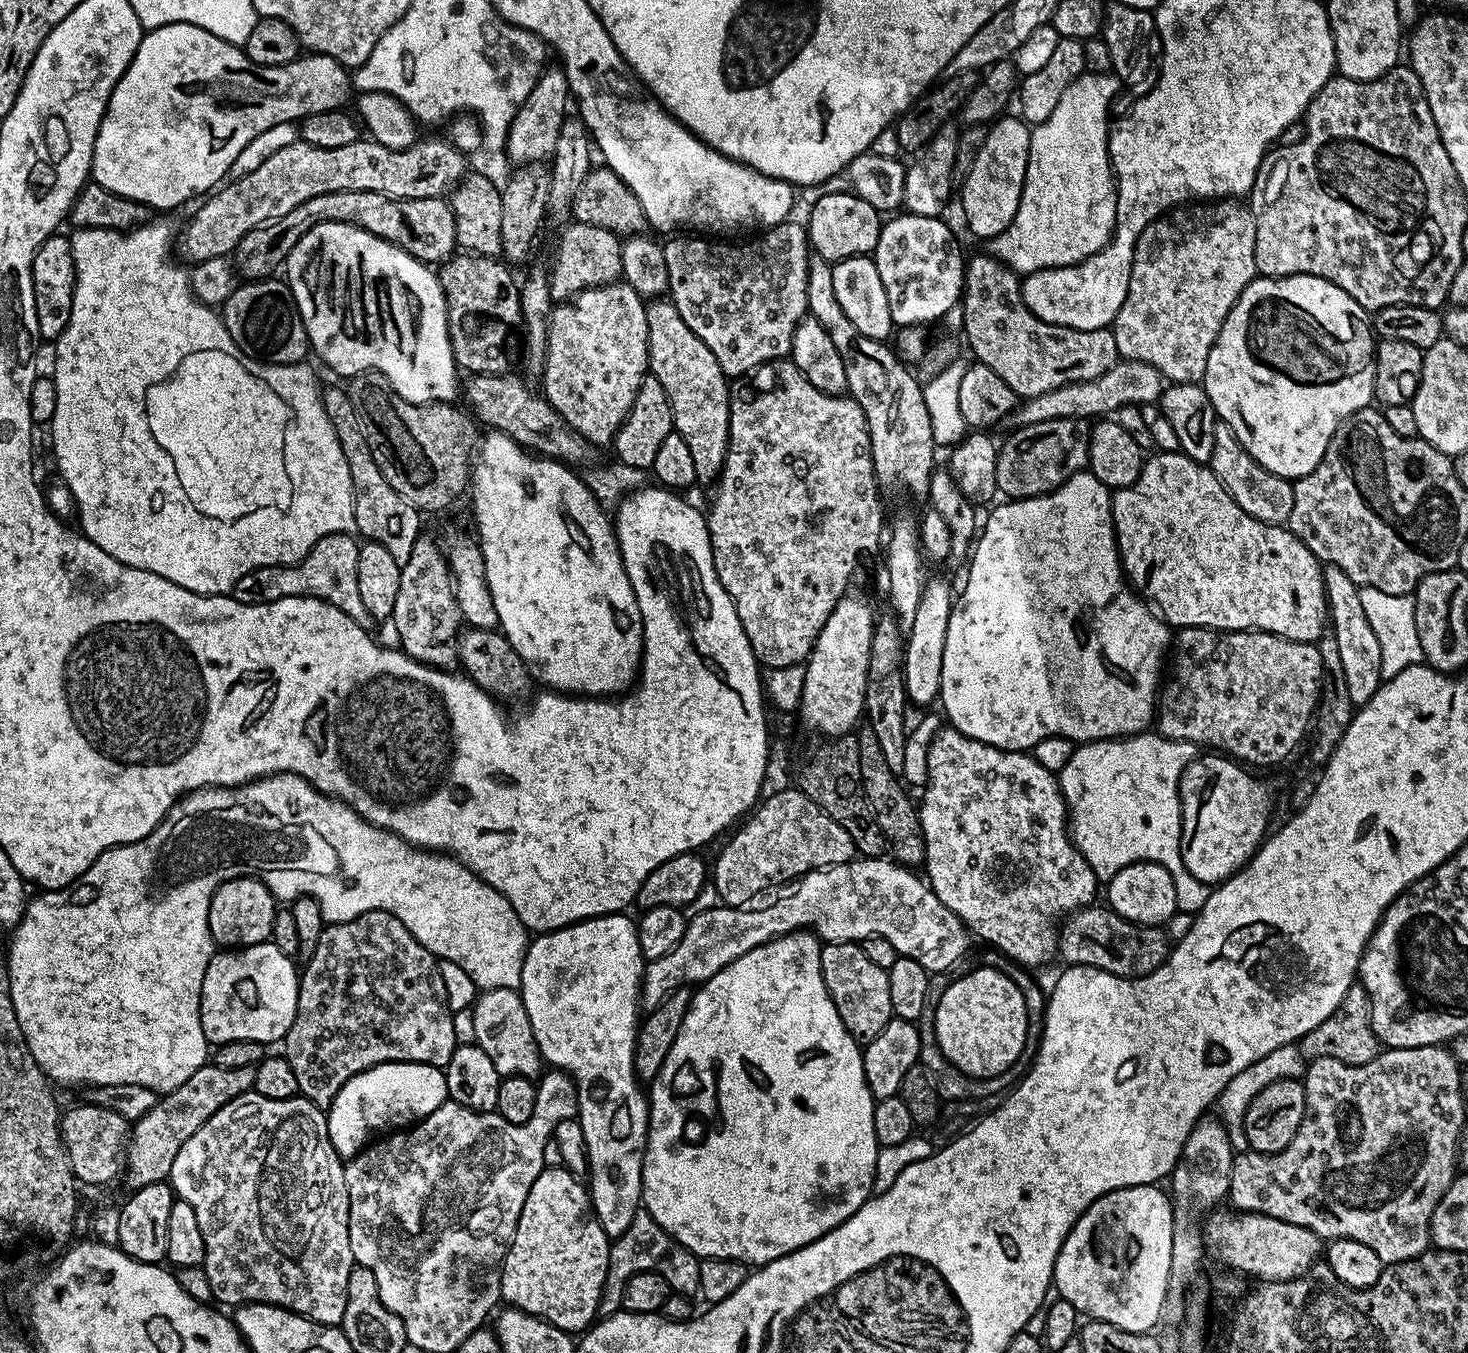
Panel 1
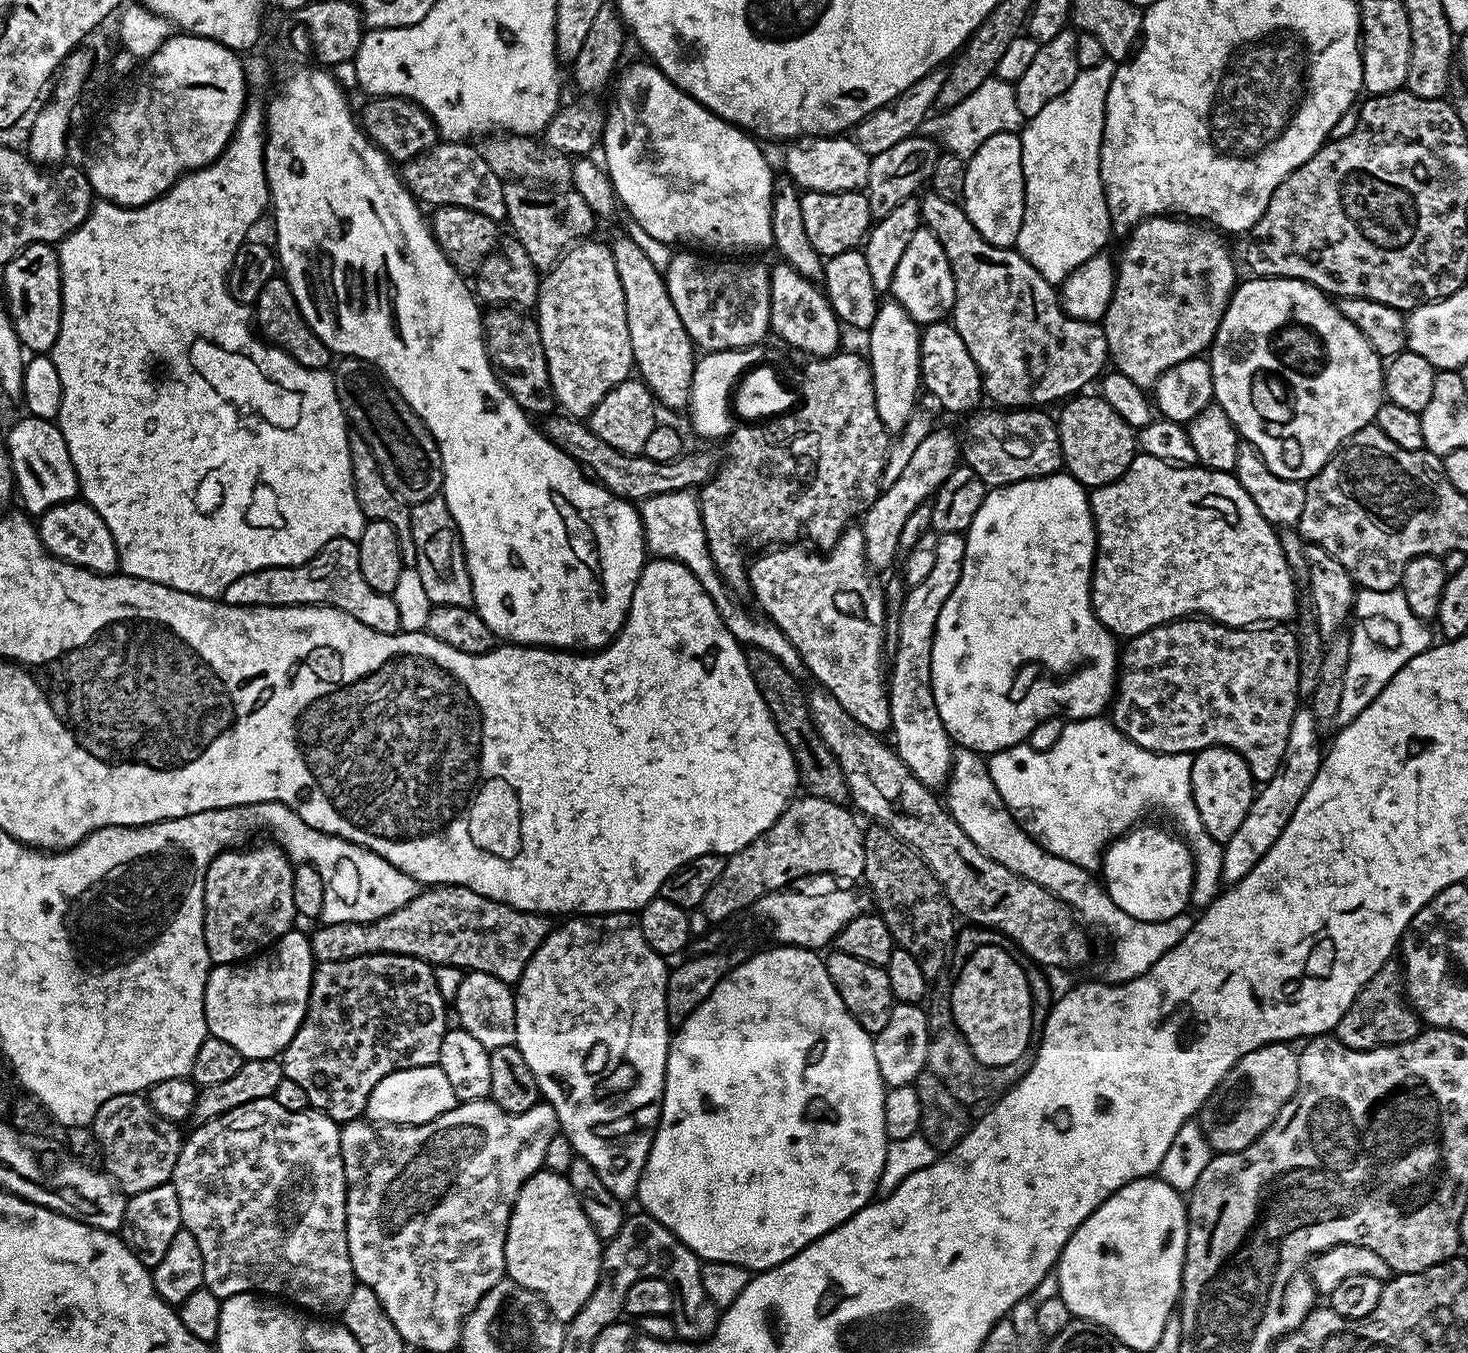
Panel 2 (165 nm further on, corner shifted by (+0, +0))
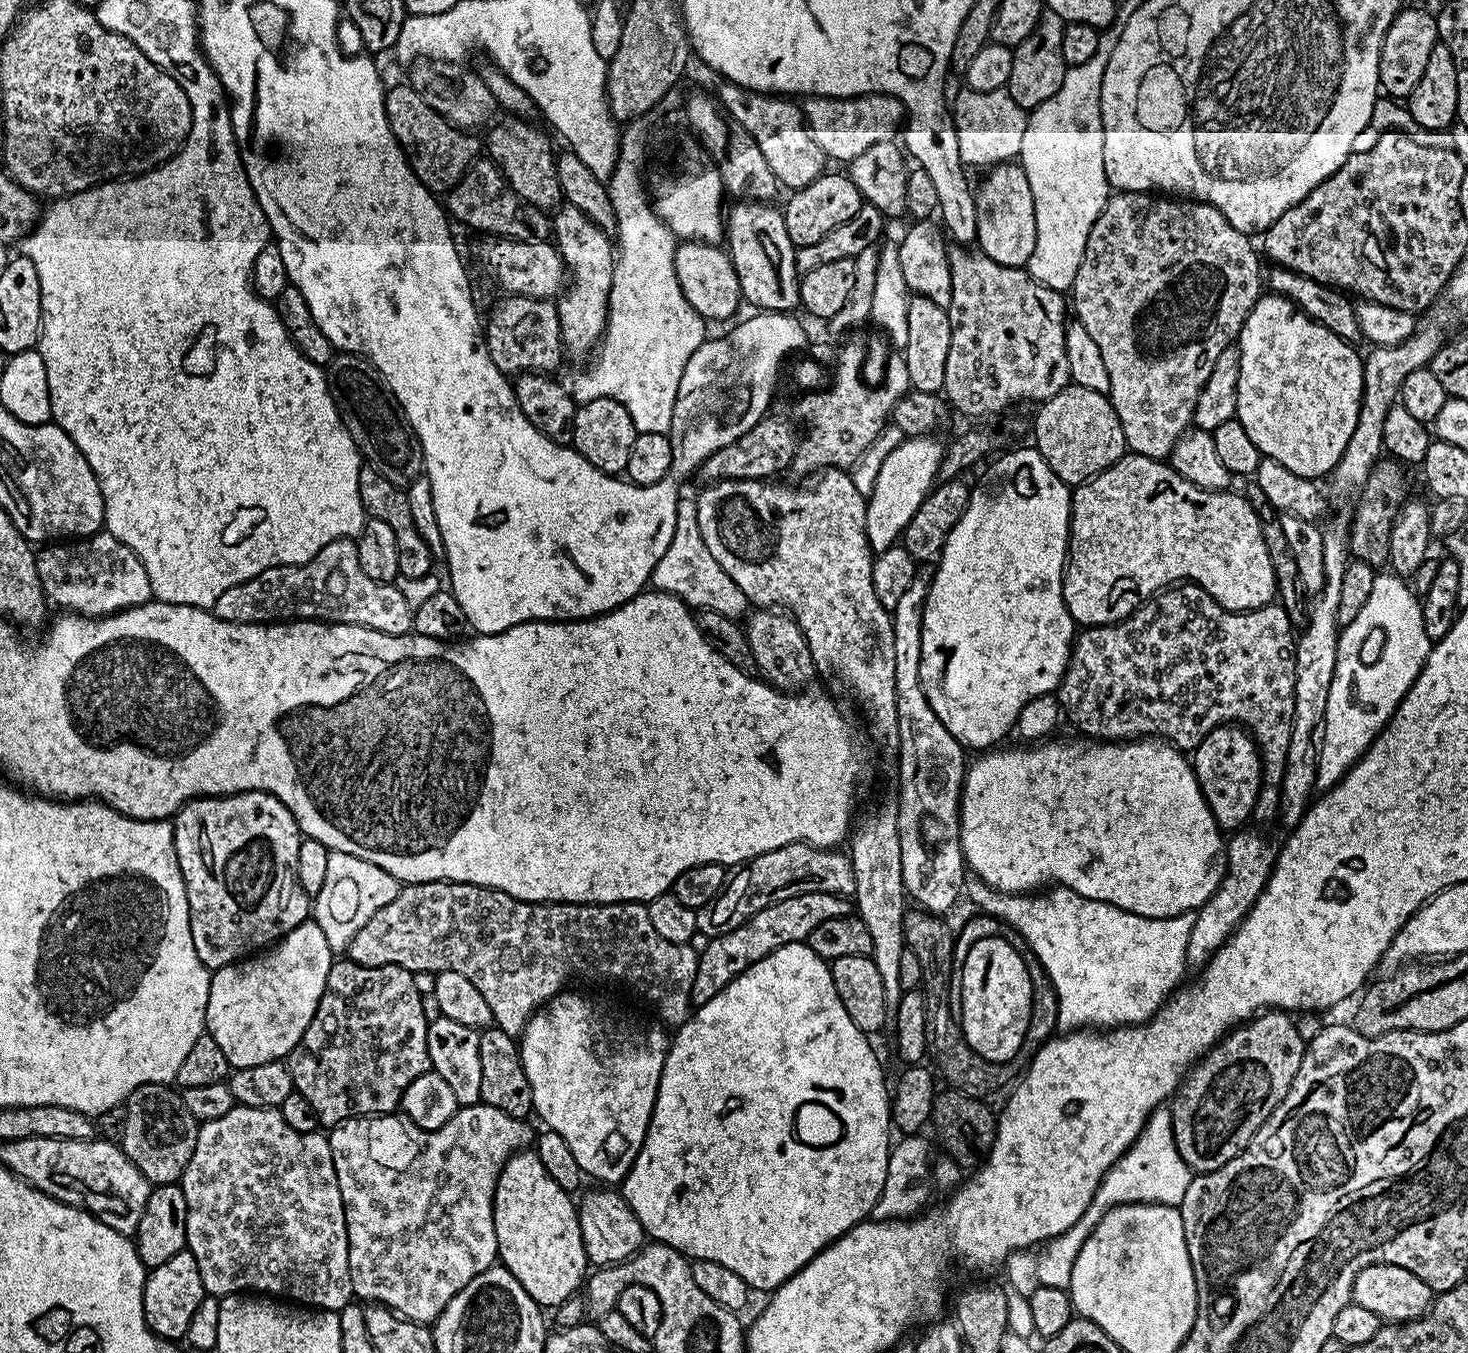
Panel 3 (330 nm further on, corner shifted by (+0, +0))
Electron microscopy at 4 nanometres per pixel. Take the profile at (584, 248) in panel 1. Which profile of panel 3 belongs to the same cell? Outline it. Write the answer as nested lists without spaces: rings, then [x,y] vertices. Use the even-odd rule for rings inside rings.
[[[517,118],[497,119],[487,129],[486,152],[508,179],[508,185],[520,195],[525,205],[552,210],[561,203],[560,183],[556,173],[556,156],[552,144],[535,123]],[[500,120],[500,121],[499,121]],[[549,208],[549,209],[548,209]]]

